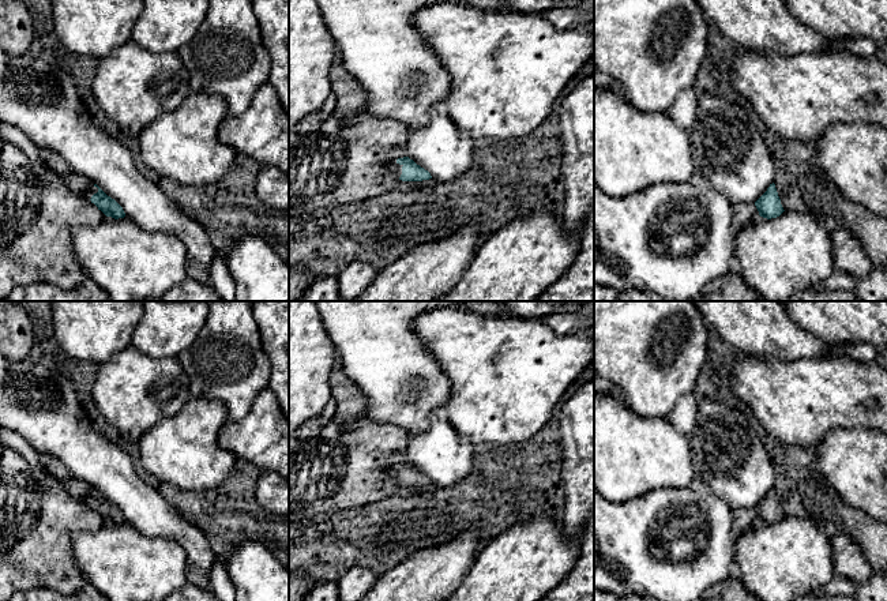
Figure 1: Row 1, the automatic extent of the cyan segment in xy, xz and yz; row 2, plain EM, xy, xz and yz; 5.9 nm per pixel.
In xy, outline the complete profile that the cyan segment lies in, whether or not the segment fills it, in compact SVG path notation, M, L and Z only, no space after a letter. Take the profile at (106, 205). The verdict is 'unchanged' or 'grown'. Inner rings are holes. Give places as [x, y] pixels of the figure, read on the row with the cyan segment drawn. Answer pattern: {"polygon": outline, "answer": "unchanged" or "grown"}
{"polygon": "M94 183L86 191L84 198L94 203L106 217L112 217L114 219L125 217L123 207Z", "answer": "grown"}

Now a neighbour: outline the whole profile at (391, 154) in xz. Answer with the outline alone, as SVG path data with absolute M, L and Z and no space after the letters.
M392 147L384 150L380 157L384 162L390 164L392 161L396 161L398 158L406 157L406 150L405 147Z

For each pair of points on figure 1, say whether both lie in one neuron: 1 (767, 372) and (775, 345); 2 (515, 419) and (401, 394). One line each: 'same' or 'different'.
1: different
2: different

